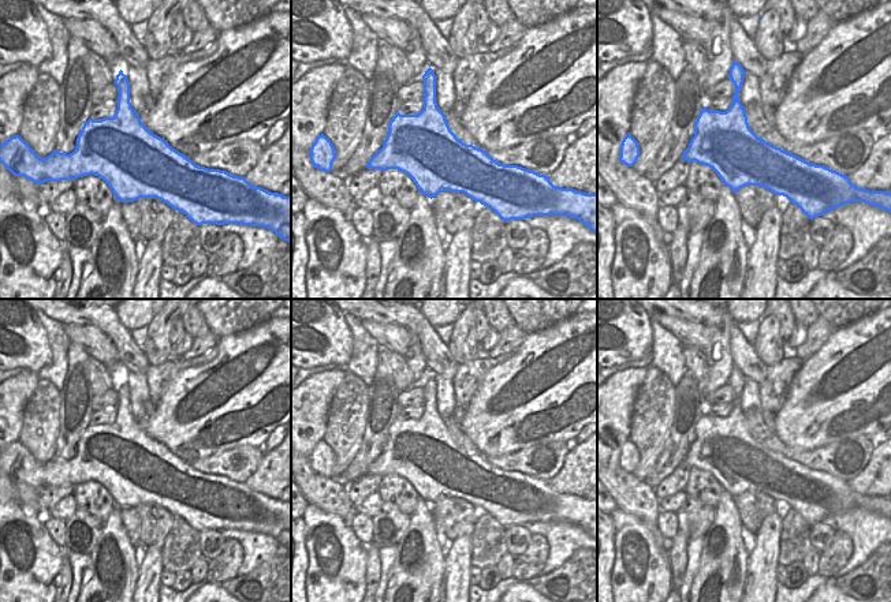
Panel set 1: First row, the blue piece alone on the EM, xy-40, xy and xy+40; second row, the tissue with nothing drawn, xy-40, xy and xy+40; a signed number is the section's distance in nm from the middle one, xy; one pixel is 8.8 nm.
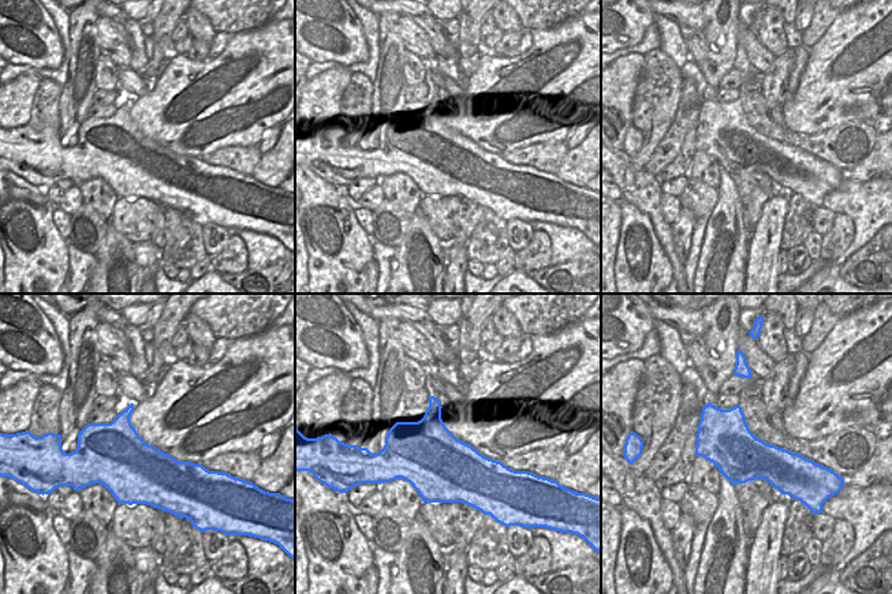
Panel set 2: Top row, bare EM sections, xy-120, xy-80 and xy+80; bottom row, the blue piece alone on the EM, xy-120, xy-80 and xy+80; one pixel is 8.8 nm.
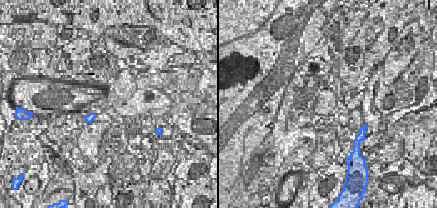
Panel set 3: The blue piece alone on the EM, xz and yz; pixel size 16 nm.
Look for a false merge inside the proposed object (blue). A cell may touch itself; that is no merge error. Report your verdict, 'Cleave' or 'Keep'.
Keep.

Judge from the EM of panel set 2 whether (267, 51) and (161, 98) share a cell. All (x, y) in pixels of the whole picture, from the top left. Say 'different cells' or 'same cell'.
same cell

